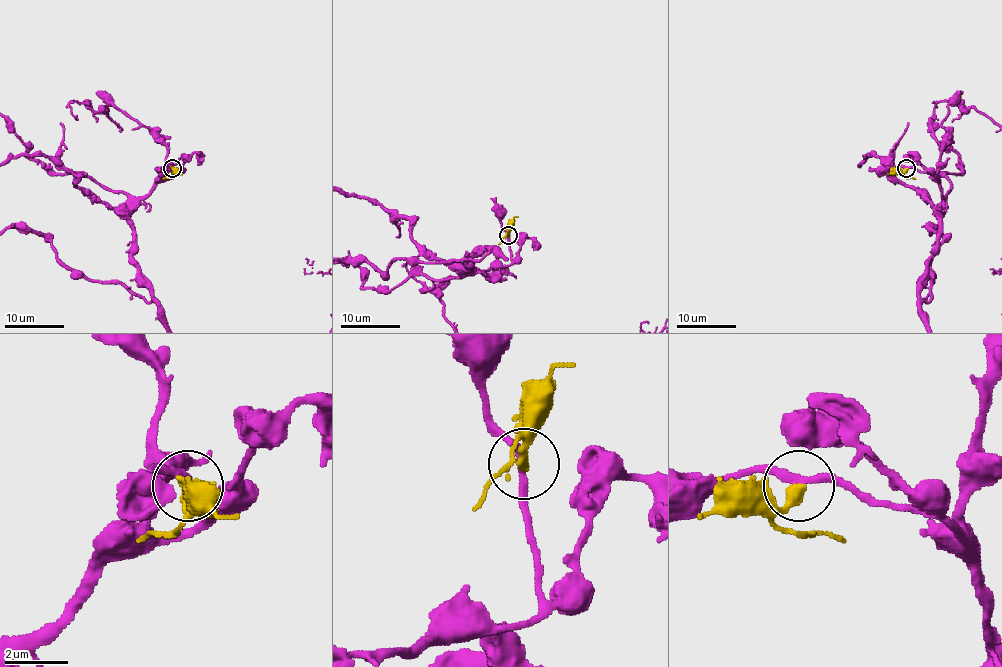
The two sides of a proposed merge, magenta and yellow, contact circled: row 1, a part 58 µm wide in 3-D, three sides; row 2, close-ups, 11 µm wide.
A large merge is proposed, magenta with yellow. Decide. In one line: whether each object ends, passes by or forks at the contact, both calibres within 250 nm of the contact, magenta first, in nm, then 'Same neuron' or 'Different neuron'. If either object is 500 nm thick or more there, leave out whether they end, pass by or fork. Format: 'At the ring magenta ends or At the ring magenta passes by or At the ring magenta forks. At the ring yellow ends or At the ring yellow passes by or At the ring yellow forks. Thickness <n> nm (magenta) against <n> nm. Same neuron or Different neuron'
At the ring magenta passes by. At the ring yellow ends. Thickness 240 nm (magenta) against 320 nm. Different neuron

